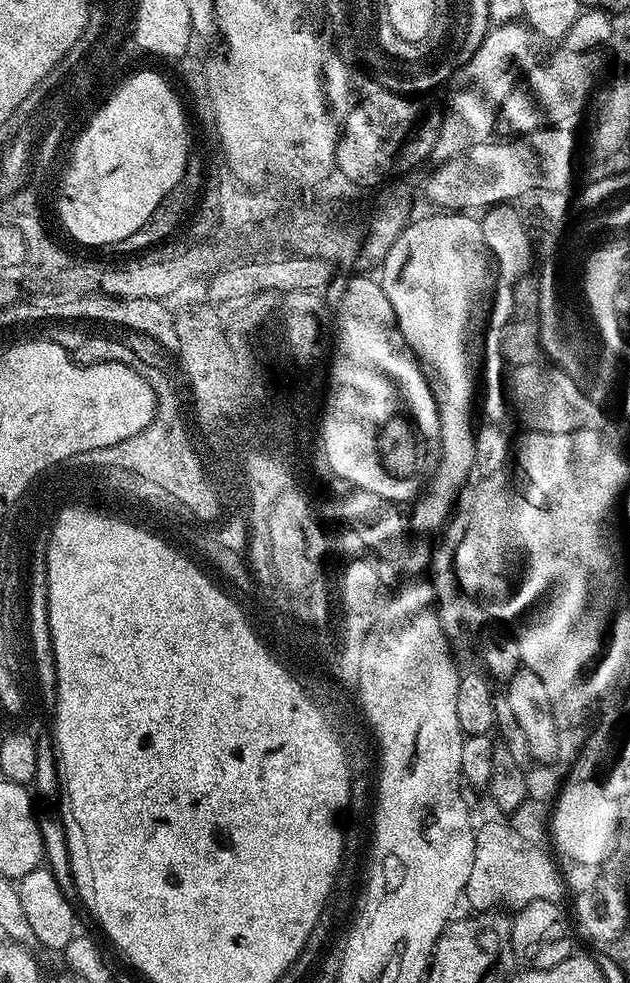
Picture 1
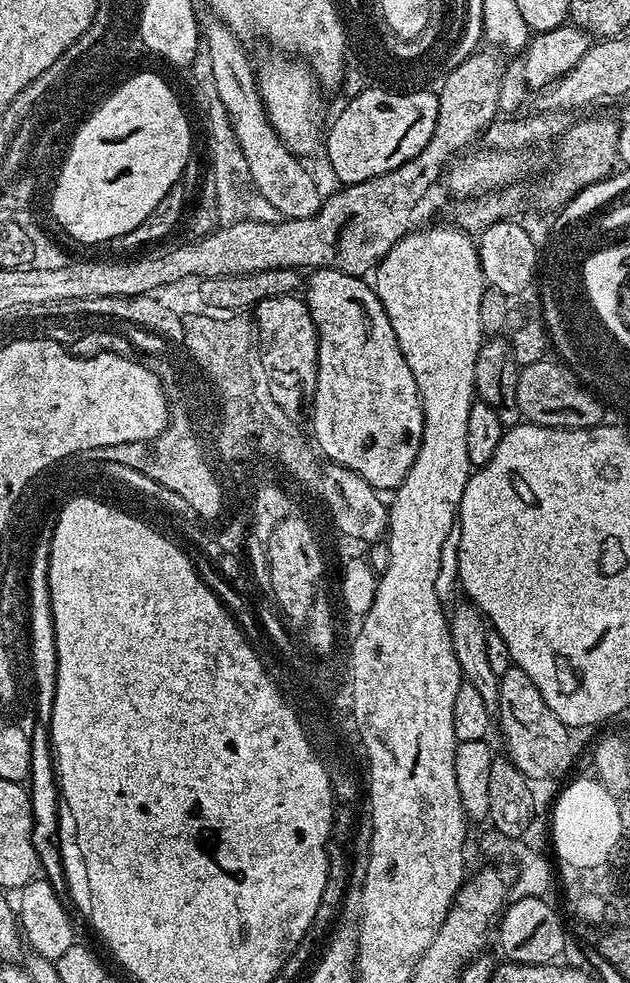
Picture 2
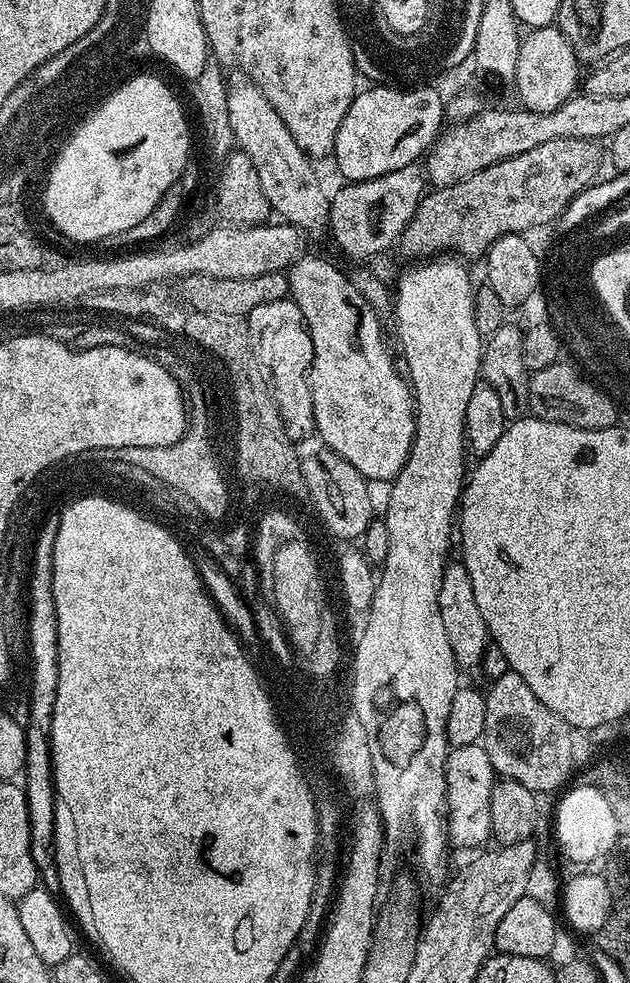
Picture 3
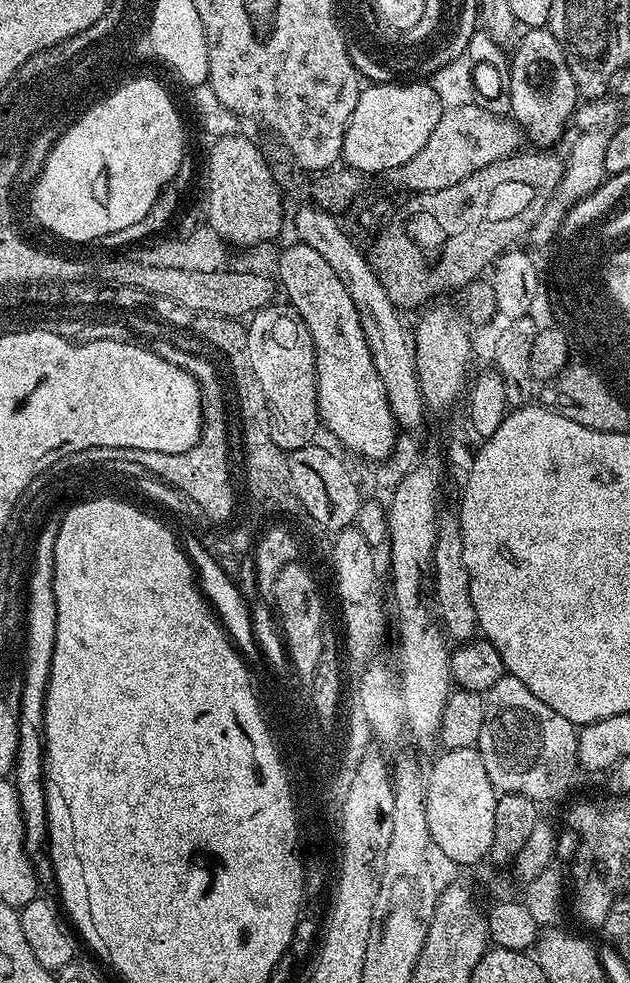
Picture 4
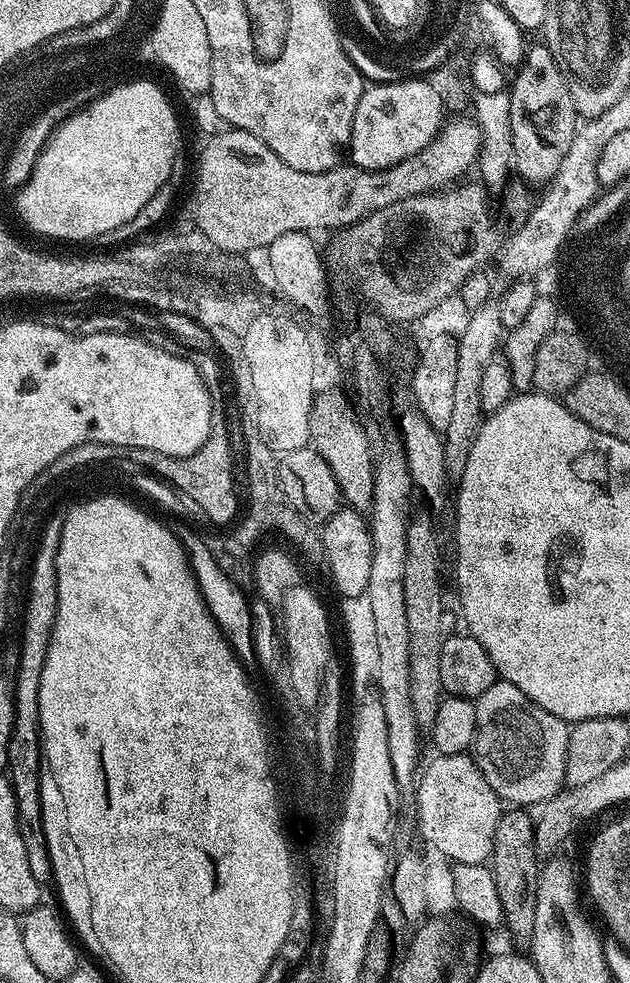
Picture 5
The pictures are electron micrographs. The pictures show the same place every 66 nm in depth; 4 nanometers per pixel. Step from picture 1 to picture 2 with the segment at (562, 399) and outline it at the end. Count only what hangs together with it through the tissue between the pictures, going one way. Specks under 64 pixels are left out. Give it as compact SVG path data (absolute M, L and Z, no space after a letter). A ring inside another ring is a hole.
M545 358L525 364L519 369L516 387L516 405L527 423L547 428L594 428L601 423L603 403L586 390L576 388L579 377L571 368L556 364L555 359Z

